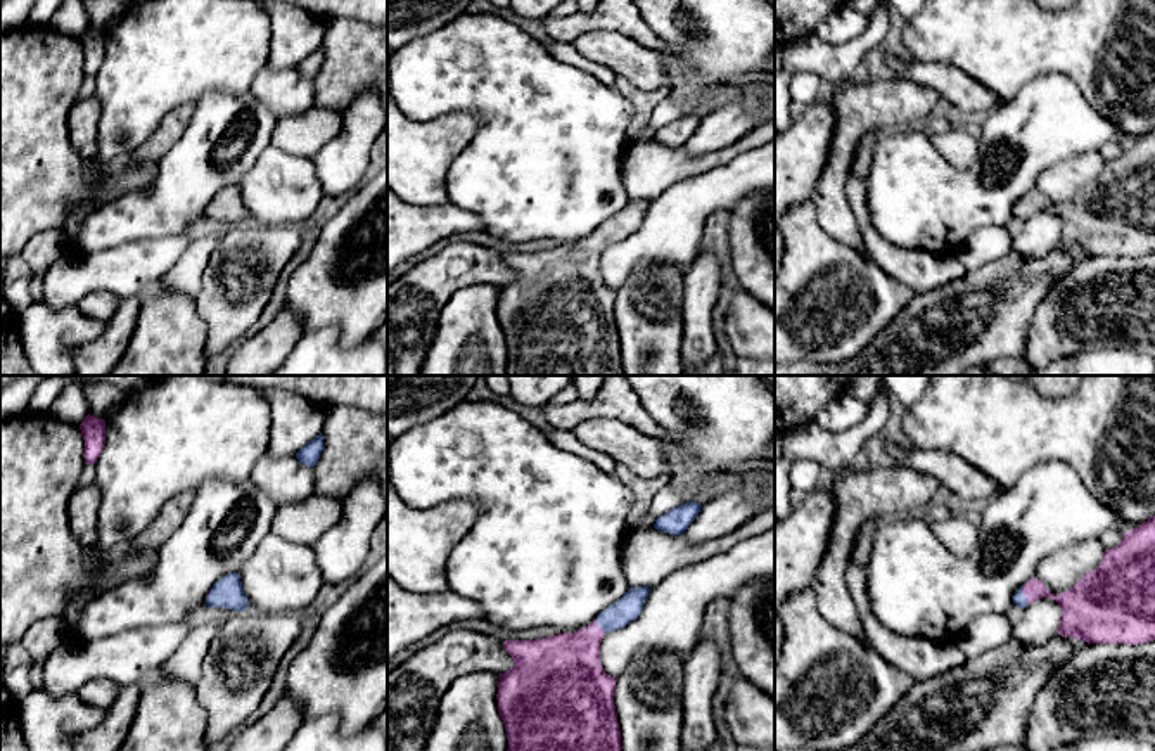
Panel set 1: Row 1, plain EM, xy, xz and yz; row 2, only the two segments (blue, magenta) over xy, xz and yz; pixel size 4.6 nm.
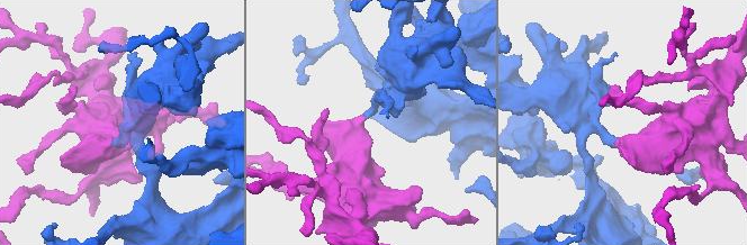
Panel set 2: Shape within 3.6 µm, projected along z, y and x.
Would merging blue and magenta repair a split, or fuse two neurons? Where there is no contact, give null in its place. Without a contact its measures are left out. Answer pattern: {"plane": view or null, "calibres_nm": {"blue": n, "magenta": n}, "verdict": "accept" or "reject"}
{"plane": "yz", "calibres_nm": {"blue": 60, "magenta": 140}, "verdict": "accept"}

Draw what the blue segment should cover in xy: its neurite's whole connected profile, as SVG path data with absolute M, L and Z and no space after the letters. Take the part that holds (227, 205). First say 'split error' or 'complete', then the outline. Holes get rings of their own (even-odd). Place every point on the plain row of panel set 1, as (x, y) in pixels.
complete; M235 183L218 192L206 211L207 220L227 220L232 223L246 223L247 216L240 189Z

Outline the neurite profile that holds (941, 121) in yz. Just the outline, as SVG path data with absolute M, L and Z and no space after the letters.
M939 109L928 114L923 123L930 135L930 133L948 133L958 121L949 111Z

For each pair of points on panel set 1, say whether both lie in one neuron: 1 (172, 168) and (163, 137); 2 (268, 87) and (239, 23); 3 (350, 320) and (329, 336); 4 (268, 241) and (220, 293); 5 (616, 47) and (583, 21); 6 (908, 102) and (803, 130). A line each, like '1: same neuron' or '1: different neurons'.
1: different neurons
2: different neurons
3: different neurons
4: same neuron
5: different neurons
6: different neurons

